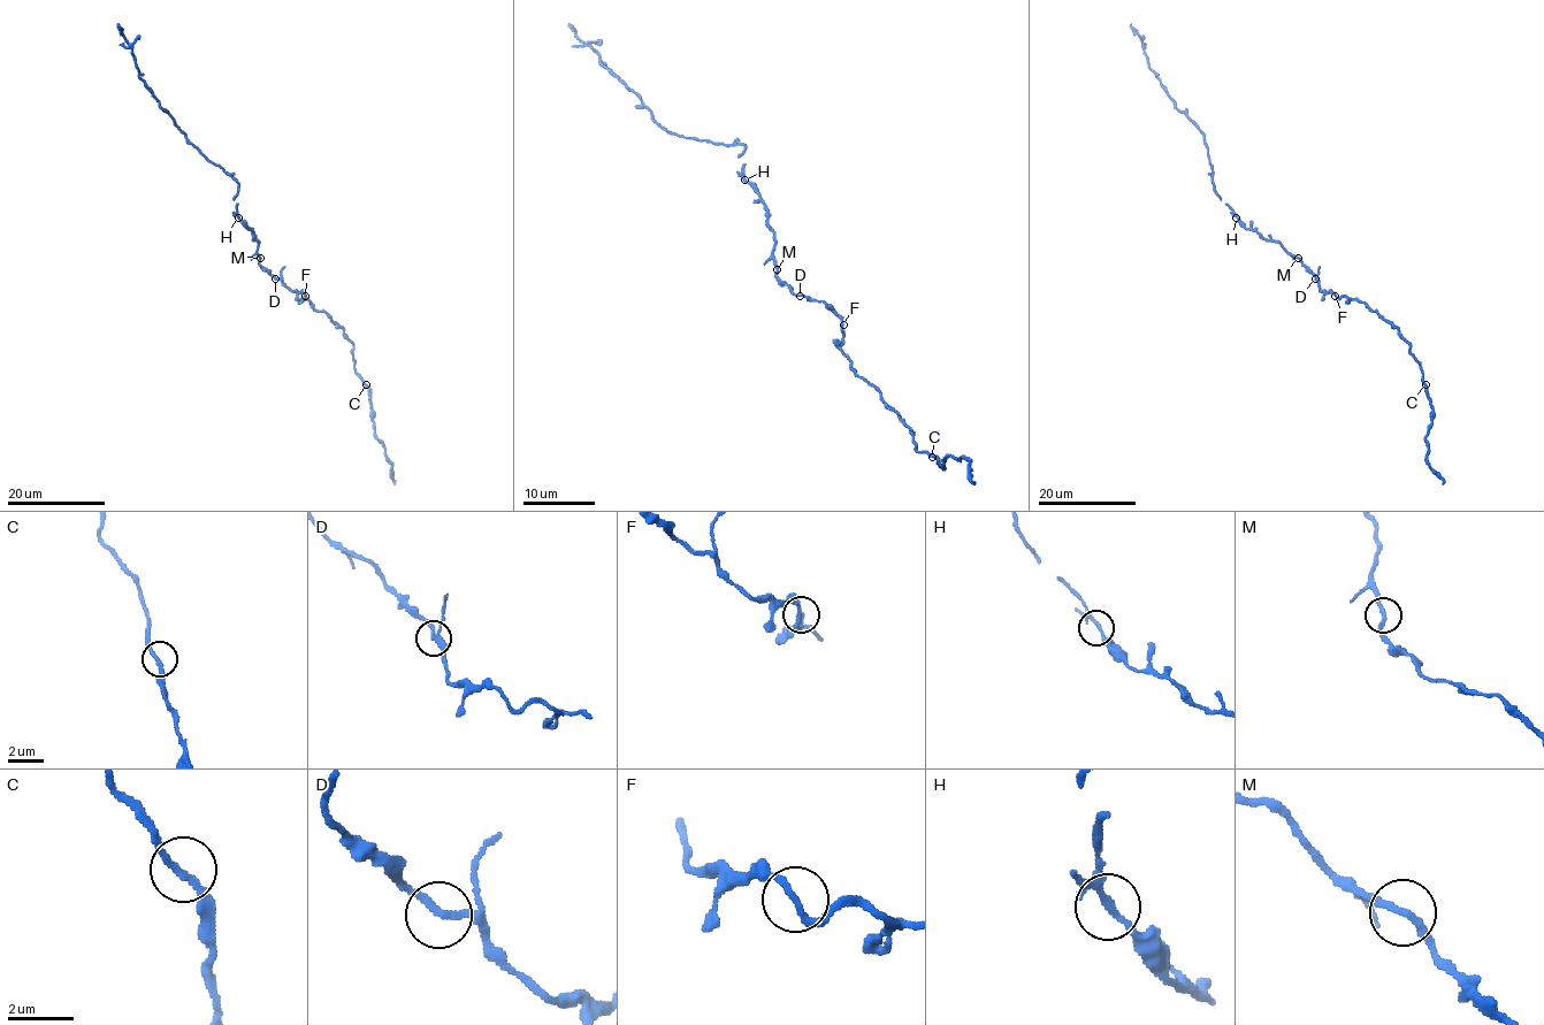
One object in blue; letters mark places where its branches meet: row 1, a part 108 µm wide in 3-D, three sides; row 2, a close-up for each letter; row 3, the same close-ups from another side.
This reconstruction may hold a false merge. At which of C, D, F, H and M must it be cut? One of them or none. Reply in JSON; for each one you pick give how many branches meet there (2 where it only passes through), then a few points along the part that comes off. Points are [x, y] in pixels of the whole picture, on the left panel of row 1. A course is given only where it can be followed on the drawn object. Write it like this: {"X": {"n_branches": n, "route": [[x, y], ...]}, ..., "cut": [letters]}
{"cut": []}

